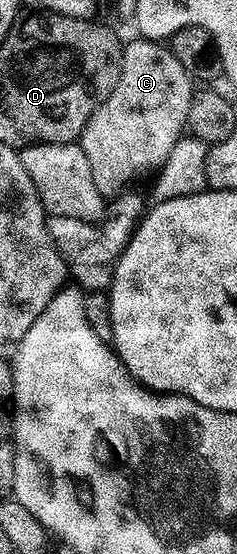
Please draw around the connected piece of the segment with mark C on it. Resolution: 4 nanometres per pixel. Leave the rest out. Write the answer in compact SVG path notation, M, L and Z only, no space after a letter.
M134 38L131 44L123 47L120 78L112 94L108 94L105 102L90 115L80 137L88 167L92 170L92 182L96 182L96 190L100 190L103 198L113 198L127 191L133 180L161 169L177 140L184 135L188 102L195 91L192 77L186 73L184 66L180 66L180 62L176 62L176 54L172 54L165 43Z

